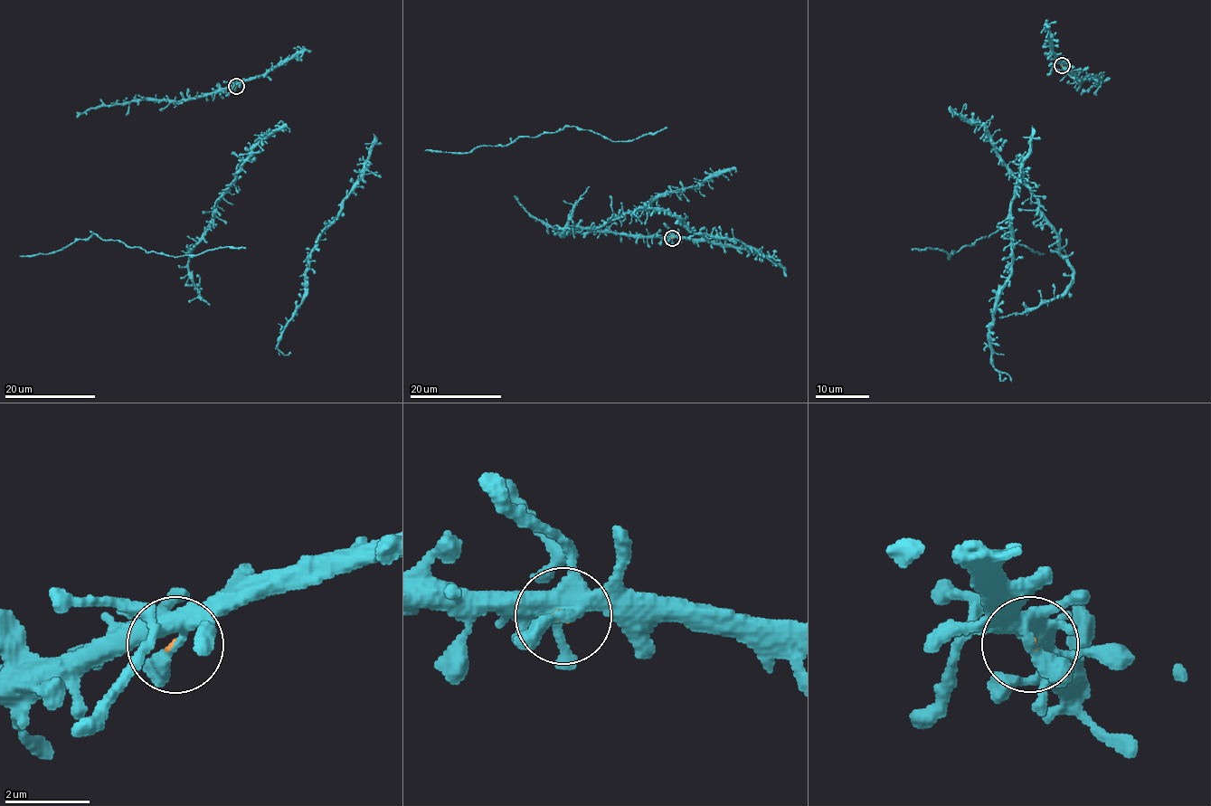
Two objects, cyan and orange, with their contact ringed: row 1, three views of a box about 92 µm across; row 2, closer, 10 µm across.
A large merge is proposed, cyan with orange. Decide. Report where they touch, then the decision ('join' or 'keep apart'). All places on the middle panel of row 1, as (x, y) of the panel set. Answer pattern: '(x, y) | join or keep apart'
(672, 238) | keep apart

